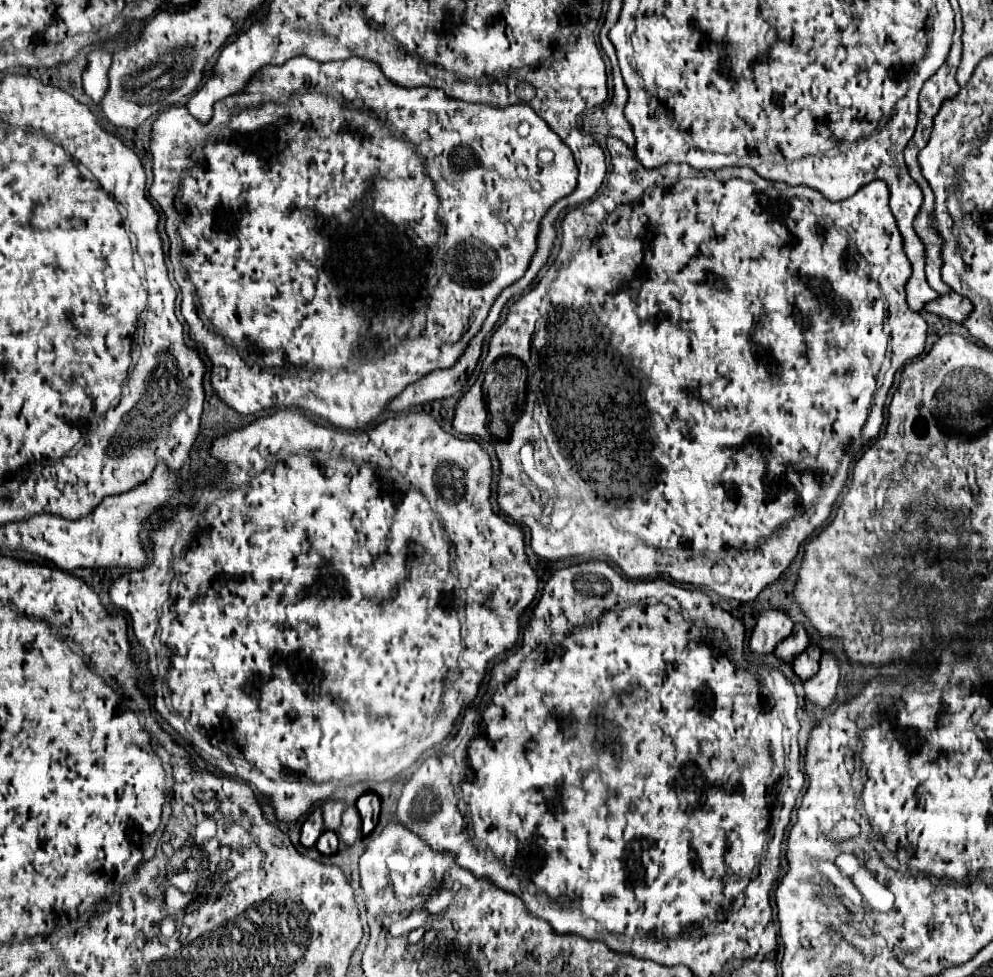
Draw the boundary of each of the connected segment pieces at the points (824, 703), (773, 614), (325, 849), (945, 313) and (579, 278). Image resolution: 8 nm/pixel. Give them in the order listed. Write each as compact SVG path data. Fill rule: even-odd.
M823 653L819 673L813 679L809 679L809 683L803 685L805 697L819 709L827 709L837 695L837 683L839 683L839 663L831 653Z
M767 611L761 613L757 619L757 625L751 631L749 649L757 655L771 653L777 643L781 643L785 637L791 635L793 621L783 611Z
M323 831L323 835L319 837L319 841L317 841L317 851L321 853L321 855L333 855L333 853L337 853L337 849L339 849L339 839L337 839L337 833L333 833L333 831Z
M951 291L949 295L941 295L933 303L927 303L925 311L935 313L945 319L951 319L951 321L957 321L957 323L963 323L971 315L973 303L969 299L965 299L963 295Z
M609 137L607 139L607 151L611 155L611 165L613 165L613 173L607 177L605 187L599 191L597 199L587 201L585 205L579 205L577 209L571 209L561 227L563 227L563 243L561 243L561 251L555 259L555 263L549 265L545 277L539 281L537 287L533 287L529 293L525 293L511 309L507 319L495 329L495 333L489 339L489 351L487 357L481 363L481 373L477 377L477 381L469 387L469 391L459 399L457 407L455 407L455 419L453 419L453 427L459 433L465 435L477 435L489 443L495 445L497 457L501 461L501 475L499 475L499 495L497 495L497 503L501 507L501 511L505 515L509 515L515 523L529 527L531 531L531 547L535 551L537 557L547 559L547 561L559 561L559 559L567 559L567 557L587 557L587 555L601 555L609 561L613 561L627 577L639 577L639 579L649 579L649 577L671 577L677 583L689 583L695 587L707 587L713 589L715 593L729 597L729 599L737 599L737 601L753 601L769 583L777 581L781 577L781 573L791 565L791 561L795 559L799 545L817 529L817 525L823 525L825 519L831 513L831 507L843 487L843 483L848 479L848 467L850 470L851 448L859 452L863 446L872 442L878 437L880 428L884 421L884 407L887 399L887 391L893 385L893 377L895 371L919 357L925 349L925 339L927 339L927 323L925 319L911 311L907 307L905 301L905 283L911 277L911 263L903 251L903 237L897 229L895 217L889 209L889 189L887 183L881 179L875 179L873 183L861 187L853 197L841 201L841 203L829 203L825 201L825 197L817 195L817 191L813 191L811 187L793 187L787 183L777 183L777 181L767 181L763 177L759 177L753 169L735 169L735 167L725 167L725 169L717 169L717 171L697 171L689 165L675 165L669 163L665 167L657 167L657 169L645 169L641 167L641 163L637 163L637 159L633 157L633 151L619 139ZM595 353L601 353L601 359L597 361L597 369L599 369L599 385L595 383ZM715 565L725 565L729 569L729 575L725 577L725 581L717 581L717 577L713 577L713 567Z

